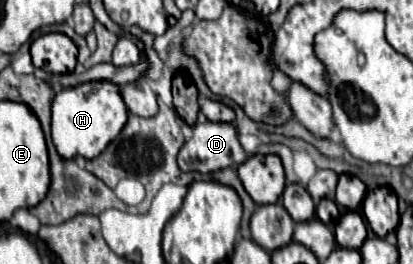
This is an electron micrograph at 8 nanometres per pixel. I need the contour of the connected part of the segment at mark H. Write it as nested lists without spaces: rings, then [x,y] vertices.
[[[107,81],[83,83],[79,87],[59,91],[53,99],[51,113],[51,137],[61,159],[75,159],[79,155],[85,159],[95,159],[127,123],[127,109],[121,93]]]

